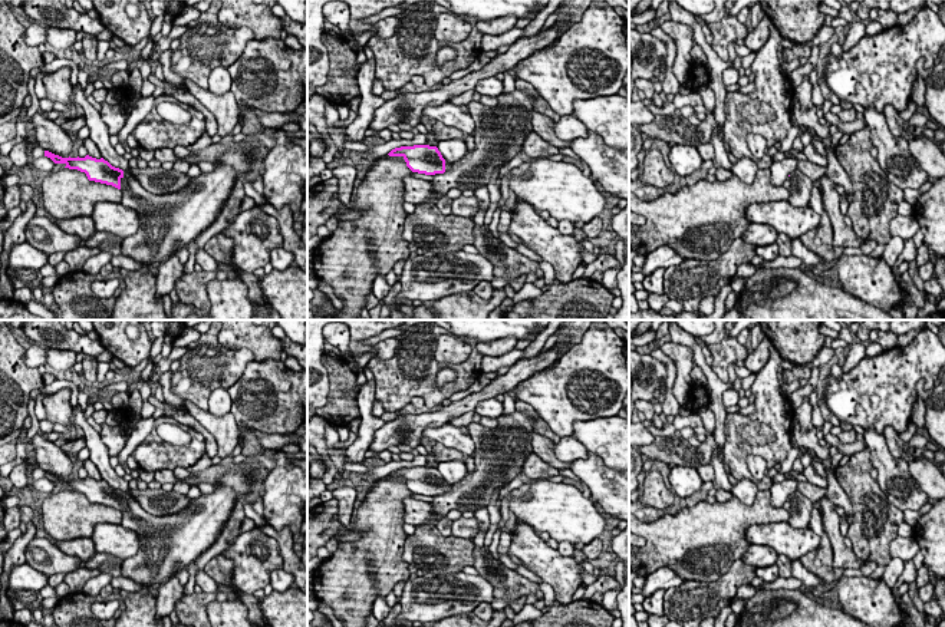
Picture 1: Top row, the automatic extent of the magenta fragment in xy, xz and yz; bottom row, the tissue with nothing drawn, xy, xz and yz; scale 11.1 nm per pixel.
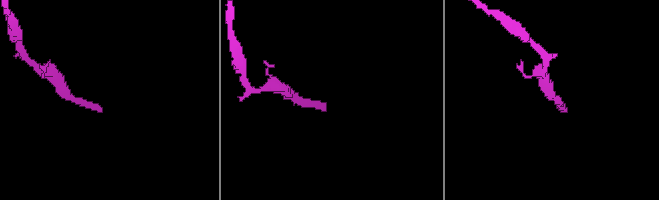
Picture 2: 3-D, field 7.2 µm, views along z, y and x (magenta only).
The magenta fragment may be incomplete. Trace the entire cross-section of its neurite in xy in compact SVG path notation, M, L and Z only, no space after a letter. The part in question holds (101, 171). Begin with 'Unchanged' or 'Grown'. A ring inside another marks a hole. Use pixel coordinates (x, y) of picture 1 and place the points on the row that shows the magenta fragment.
Grown. M233 145L214 162L217 168L213 172L201 171L185 188L157 195L103 158L62 158L49 151L45 151L45 156L85 172L89 181L112 185L122 192L122 204L135 209L141 221L138 232L122 240L122 255L141 263L155 277L162 263L180 248L188 248L211 227L253 159L240 145Z

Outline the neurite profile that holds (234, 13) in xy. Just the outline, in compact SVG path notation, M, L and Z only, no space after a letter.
M223 0L218 20L230 29L248 27L257 40L281 39L283 33L281 19L267 4L253 0Z

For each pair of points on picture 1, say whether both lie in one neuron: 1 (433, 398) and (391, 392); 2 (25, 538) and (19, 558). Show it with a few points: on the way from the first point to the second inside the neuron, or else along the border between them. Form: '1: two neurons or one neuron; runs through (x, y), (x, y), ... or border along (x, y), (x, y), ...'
1: one neuron; runs through (422, 390), (401, 390)
2: one neuron; runs through (20, 543), (19, 554)

